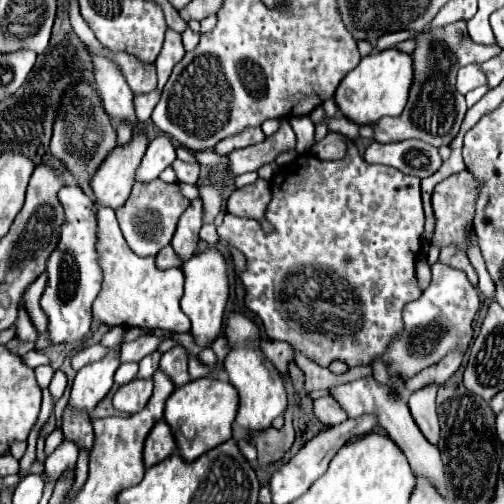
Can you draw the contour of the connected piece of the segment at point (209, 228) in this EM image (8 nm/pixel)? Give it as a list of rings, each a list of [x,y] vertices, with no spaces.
[[[205,224],[205,226],[201,228],[201,240],[203,240],[203,242],[207,242],[209,246],[217,246],[219,236],[217,236],[217,232],[215,232],[215,226],[213,226],[213,224]]]

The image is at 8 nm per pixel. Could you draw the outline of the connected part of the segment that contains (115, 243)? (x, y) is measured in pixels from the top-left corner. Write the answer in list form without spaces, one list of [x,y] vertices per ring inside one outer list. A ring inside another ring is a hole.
[[[97,206],[99,218],[99,262],[103,268],[103,286],[93,302],[93,318],[107,326],[139,326],[163,328],[171,332],[189,332],[191,322],[181,312],[179,300],[183,296],[181,268],[157,270],[155,258],[137,256],[125,242],[113,208]]]

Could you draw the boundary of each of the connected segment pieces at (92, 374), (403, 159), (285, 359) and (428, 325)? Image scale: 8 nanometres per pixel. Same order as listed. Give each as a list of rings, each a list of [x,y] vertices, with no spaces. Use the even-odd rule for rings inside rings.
[[[111,350],[111,356],[105,356],[95,364],[83,366],[71,386],[71,406],[77,410],[91,412],[113,386],[113,374],[119,364],[119,352]]]
[[[401,140],[391,144],[373,142],[363,156],[369,164],[385,164],[401,170],[403,174],[413,174],[417,178],[427,178],[441,166],[441,156],[435,146],[421,140]]]
[[[261,340],[261,350],[265,356],[277,366],[281,374],[289,372],[289,364],[295,360],[295,350],[287,342],[271,342],[271,340]]]
[[[435,262],[431,270],[433,270],[431,286],[423,290],[421,298],[405,306],[403,310],[405,330],[385,354],[385,362],[391,368],[389,370],[391,376],[403,376],[405,380],[409,380],[419,370],[439,362],[451,348],[455,346],[467,348],[473,340],[471,322],[479,310],[479,292],[457,268]]]

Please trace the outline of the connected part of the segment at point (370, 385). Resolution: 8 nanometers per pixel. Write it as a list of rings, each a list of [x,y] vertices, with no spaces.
[[[361,378],[343,385],[329,388],[329,394],[341,404],[341,408],[347,412],[349,418],[357,418],[361,414],[375,414],[379,418],[379,424],[387,430],[389,438],[401,448],[401,452],[407,456],[409,466],[413,468],[413,472],[425,476],[427,480],[431,480],[439,492],[447,498],[447,488],[445,488],[445,470],[443,470],[443,462],[439,456],[437,446],[429,444],[427,438],[419,432],[409,406],[405,400],[401,400],[397,394],[393,394],[393,390],[389,386],[379,386],[375,382],[375,378]]]

